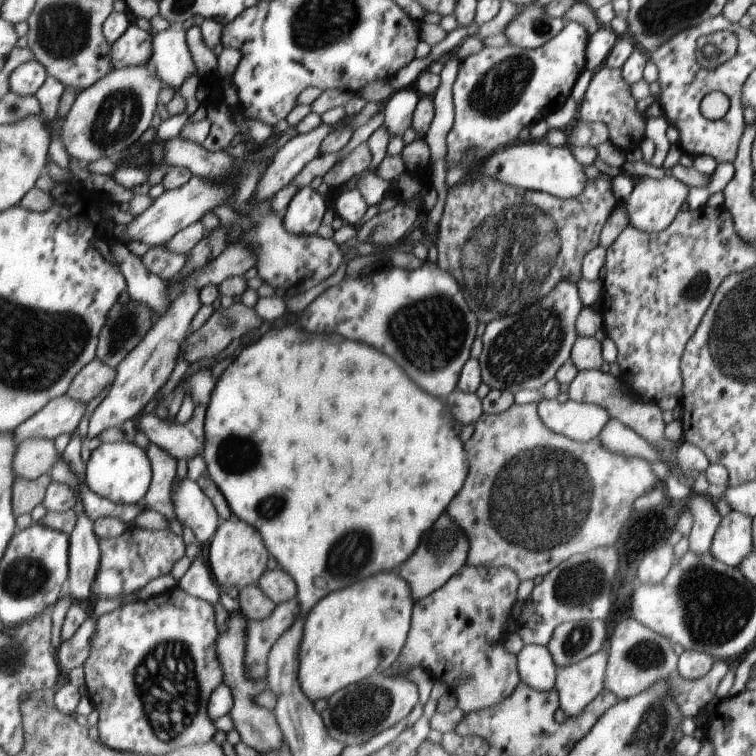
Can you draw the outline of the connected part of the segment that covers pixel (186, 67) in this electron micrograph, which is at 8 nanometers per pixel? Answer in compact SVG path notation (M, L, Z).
M178 24L170 25L154 35L151 63L155 67L156 76L176 93L191 76L199 77L187 30Z

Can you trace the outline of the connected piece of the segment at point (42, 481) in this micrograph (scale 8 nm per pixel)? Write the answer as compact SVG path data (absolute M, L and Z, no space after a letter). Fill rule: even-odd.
M49 473L36 480L16 478L12 500L16 517L30 514L33 512L33 508L37 508L39 504L43 504L48 487L52 482L52 476Z

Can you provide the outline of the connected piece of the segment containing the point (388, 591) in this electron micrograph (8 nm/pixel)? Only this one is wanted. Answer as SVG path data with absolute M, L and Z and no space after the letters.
M397 571L375 574L317 602L300 622L303 630L296 673L300 690L313 702L327 700L349 684L365 681L395 665L410 630L409 612L411 590Z

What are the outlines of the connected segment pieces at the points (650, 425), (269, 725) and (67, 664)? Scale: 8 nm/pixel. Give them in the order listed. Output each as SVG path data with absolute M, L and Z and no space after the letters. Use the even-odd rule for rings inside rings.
M581 370L573 378L569 384L567 395L569 399L575 403L592 403L598 405L606 411L612 418L620 421L624 426L633 430L640 438L643 438L651 447L653 447L660 455L661 461L665 462L668 469L668 460L671 459L676 463L676 450L672 442L663 438L663 430L665 424L661 415L661 410L655 405L654 402L630 402L619 393L619 382L616 377L616 371L601 373L599 370Z
M229 613L226 630L218 635L216 654L219 655L221 667L224 670L224 683L228 685L234 695L234 706L231 716L235 720L235 728L242 742L253 748L258 754L279 751L282 746L283 732L277 721L275 710L267 710L259 706L257 698L268 690L268 680L252 679L246 664L248 640L248 622L243 613Z
M90 614L90 618L78 629L78 632L57 649L60 668L66 674L79 666L84 667L89 659L96 622L92 620Z

